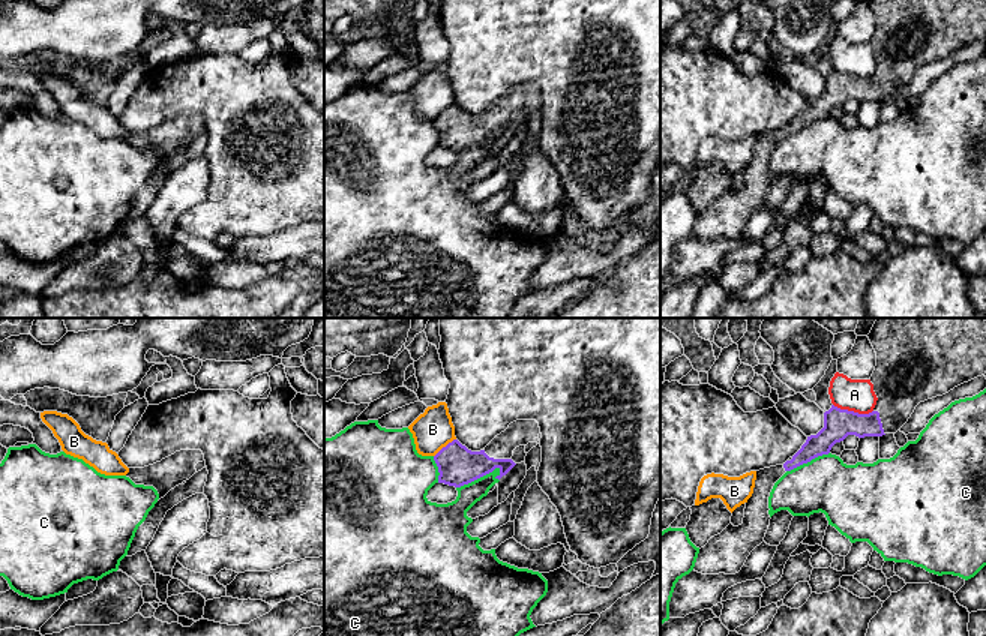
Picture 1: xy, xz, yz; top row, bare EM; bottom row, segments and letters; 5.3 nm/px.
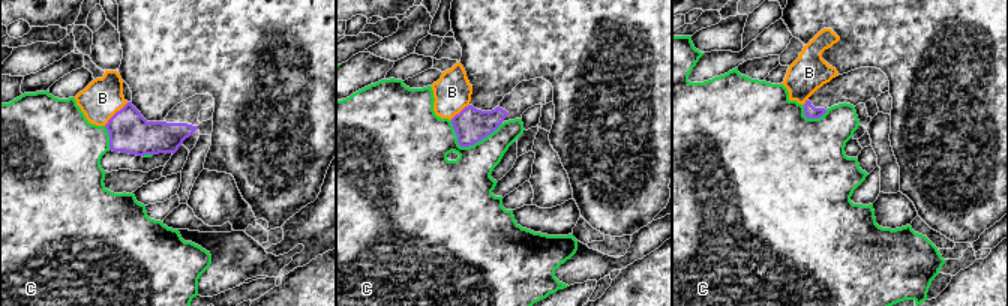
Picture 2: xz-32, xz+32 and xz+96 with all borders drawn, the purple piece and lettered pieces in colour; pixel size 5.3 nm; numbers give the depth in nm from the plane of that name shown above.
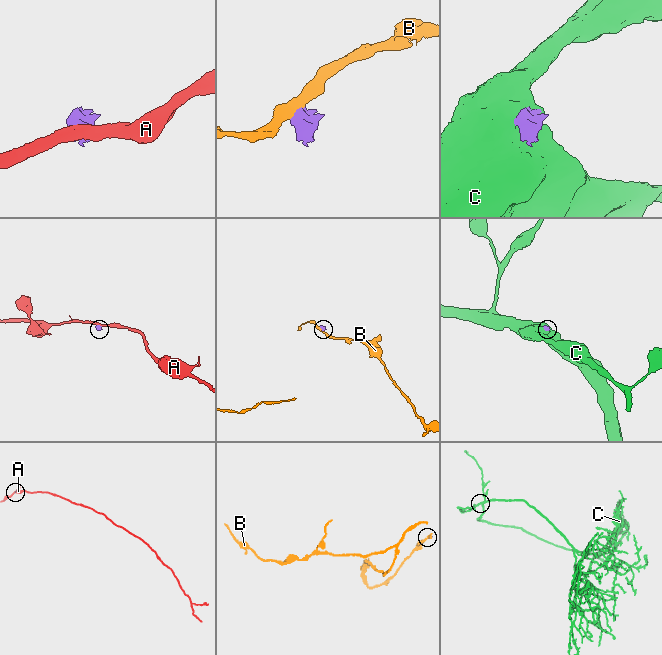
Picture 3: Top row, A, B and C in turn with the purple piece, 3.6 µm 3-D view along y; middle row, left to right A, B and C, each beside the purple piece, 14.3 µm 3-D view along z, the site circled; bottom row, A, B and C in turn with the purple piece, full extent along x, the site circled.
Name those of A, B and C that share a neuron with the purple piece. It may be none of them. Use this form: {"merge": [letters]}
{"merge": []}

